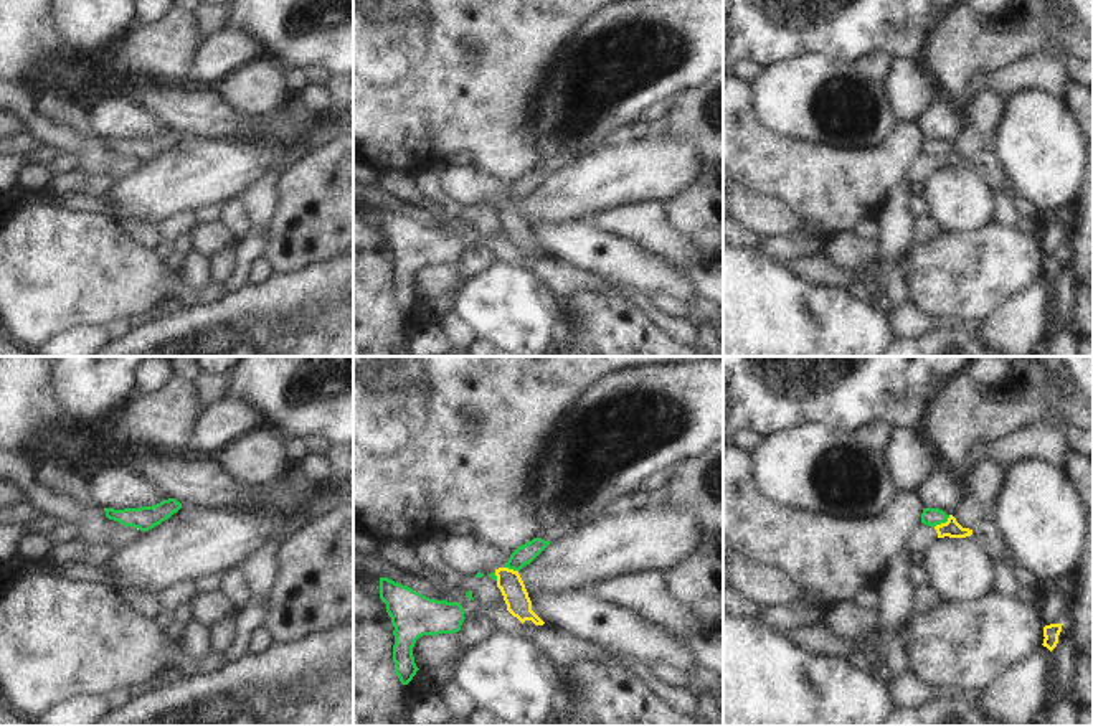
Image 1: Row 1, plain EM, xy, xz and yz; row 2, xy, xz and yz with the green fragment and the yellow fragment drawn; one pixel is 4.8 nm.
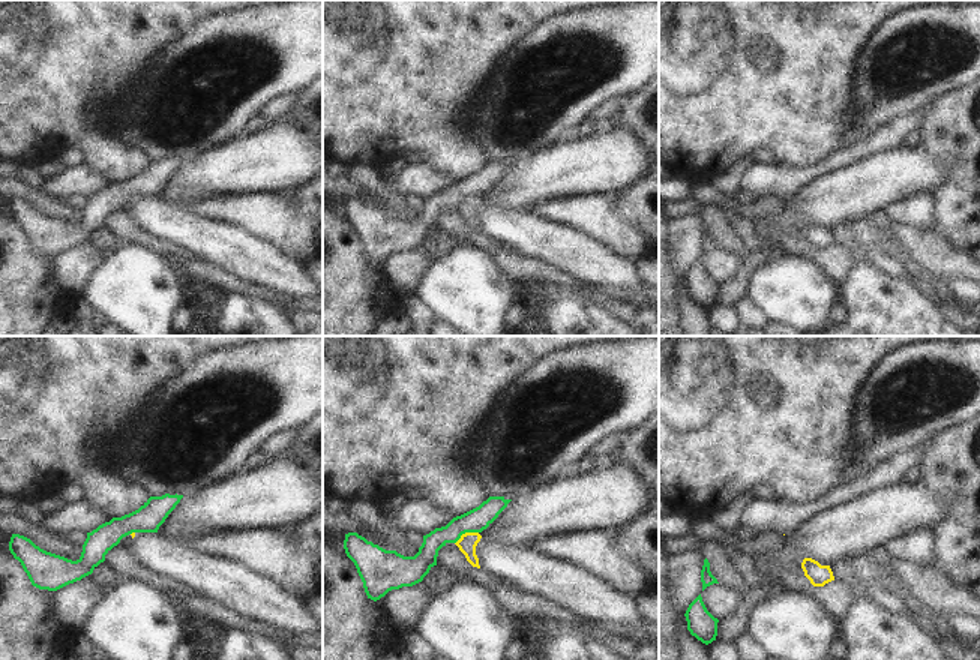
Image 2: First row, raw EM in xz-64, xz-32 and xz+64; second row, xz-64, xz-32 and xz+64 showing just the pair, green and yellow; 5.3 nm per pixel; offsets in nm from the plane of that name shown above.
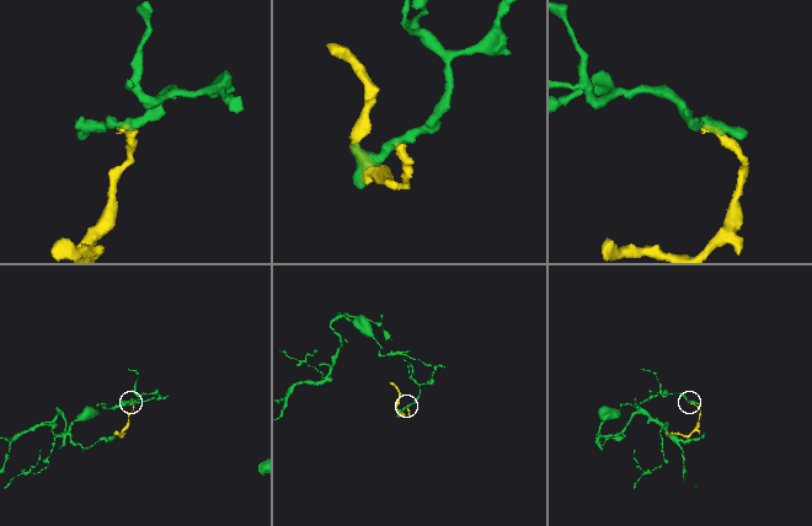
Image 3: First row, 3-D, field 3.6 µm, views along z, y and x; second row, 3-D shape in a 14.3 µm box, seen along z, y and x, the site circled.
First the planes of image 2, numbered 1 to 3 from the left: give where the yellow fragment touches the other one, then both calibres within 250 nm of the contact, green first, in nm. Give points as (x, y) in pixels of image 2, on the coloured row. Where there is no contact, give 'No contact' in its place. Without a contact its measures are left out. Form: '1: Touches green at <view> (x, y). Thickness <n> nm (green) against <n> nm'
1: Touches green at xz-64 (132, 531). Thickness 150 nm (green) against 20 nm
2: Touches green at xz-32 (465, 531). Thickness 130 nm (green) against 100 nm
3: No contact.

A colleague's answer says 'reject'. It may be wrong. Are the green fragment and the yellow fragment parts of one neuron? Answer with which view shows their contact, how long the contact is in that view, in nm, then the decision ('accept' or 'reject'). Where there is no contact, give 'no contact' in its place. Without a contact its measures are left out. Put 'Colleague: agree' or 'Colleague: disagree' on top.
Colleague: agree
contact in yz; length 100 nm; reject

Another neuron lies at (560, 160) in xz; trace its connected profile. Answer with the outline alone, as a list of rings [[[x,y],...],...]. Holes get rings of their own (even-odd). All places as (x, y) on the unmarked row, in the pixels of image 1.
[[[560,153],[553,158],[548,158],[548,160],[538,160],[535,168],[542,168],[545,172],[555,172],[565,165],[568,165],[575,157],[571,153]]]

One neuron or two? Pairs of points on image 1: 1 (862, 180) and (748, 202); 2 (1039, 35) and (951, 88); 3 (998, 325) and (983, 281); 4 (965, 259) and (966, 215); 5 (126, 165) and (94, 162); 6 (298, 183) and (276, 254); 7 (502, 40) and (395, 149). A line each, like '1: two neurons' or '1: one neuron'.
1: two neurons
2: one neuron
3: two neurons
4: two neurons
5: one neuron
6: one neuron
7: one neuron

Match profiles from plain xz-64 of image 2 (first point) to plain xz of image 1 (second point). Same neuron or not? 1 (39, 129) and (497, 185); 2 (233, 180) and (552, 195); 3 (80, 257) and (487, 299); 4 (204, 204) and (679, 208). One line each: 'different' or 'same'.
1: different
2: same
3: different
4: different

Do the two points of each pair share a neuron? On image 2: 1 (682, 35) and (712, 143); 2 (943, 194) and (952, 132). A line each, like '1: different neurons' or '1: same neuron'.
1: same neuron
2: same neuron

